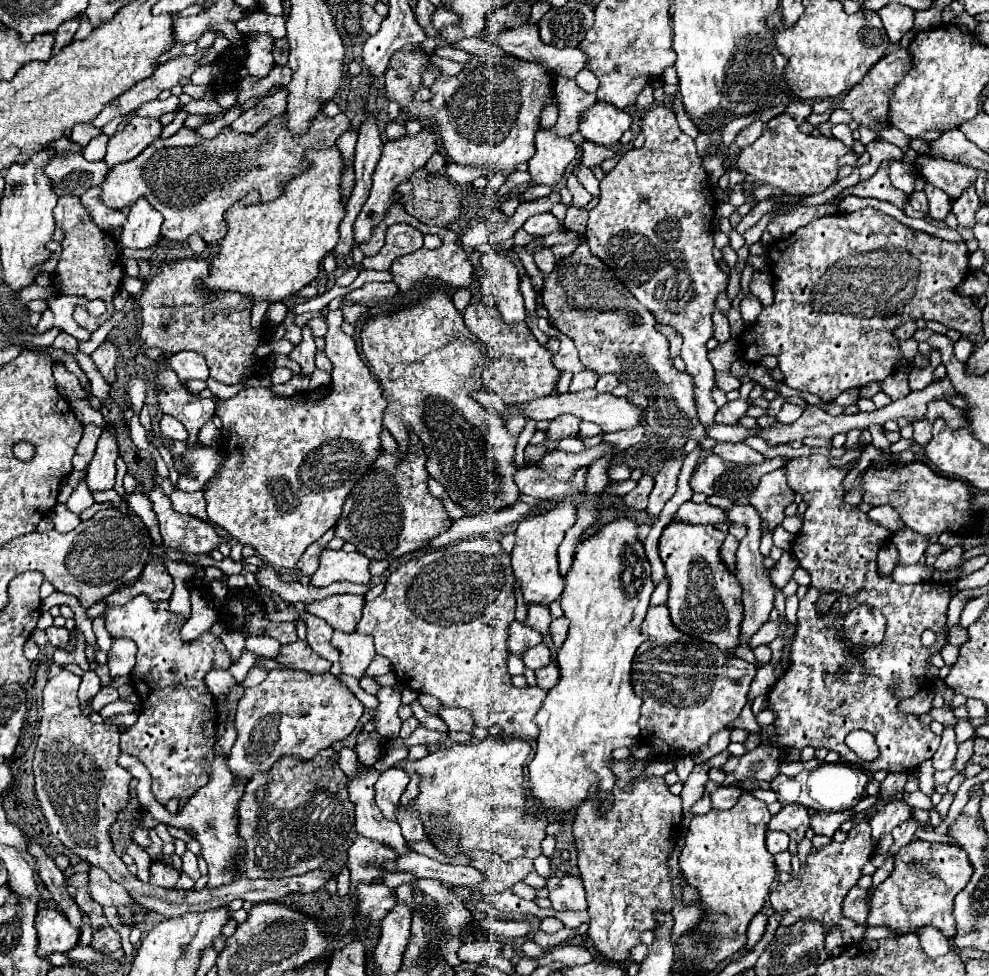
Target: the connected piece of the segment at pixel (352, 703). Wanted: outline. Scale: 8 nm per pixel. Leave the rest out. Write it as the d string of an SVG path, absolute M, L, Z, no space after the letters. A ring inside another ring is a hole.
M272 669L260 685L246 689L244 699L238 703L238 739L232 747L228 767L238 783L252 779L256 773L268 773L280 757L310 761L320 749L328 749L334 741L346 739L362 713L364 705L332 673L306 675Z

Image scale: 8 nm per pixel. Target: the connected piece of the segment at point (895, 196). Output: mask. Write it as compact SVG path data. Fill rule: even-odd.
M882 161L882 165L880 165L880 169L878 169L876 175L872 175L868 181L860 181L860 183L856 183L854 187L844 189L844 191L838 195L838 199L844 199L844 197L848 197L848 195L854 195L854 197L874 197L874 199L888 201L888 203L892 203L892 205L896 205L896 207L902 209L902 207L906 205L908 197L906 197L904 191L896 189L896 187L890 183L890 179L888 179L890 163L892 163L892 161Z

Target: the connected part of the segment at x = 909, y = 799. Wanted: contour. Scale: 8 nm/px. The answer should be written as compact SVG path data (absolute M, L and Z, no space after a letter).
M914 791L914 793L904 795L904 801L906 801L912 809L924 809L924 811L928 811L928 813L934 809L930 797L926 797L926 795L920 793L920 791Z

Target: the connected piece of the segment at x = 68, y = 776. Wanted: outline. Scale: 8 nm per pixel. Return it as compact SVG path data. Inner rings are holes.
M60 671L52 677L44 687L42 697L42 721L40 721L40 737L34 755L34 777L36 777L36 797L48 821L48 827L54 837L58 837L74 855L90 865L102 867L112 881L120 883L134 901L138 901L148 911L156 911L160 915L178 917L184 913L202 913L208 909L216 909L220 905L228 905L234 899L250 901L254 905L266 901L278 901L290 893L316 893L320 891L332 877L338 873L332 871L310 871L298 877L284 879L246 879L236 877L236 881L218 887L218 889L160 889L150 883L142 883L134 877L122 859L114 853L110 827L116 823L120 811L128 805L130 789L128 783L132 775L118 765L120 755L120 731L114 725L92 723L84 713L78 699L78 688L81 677Z

